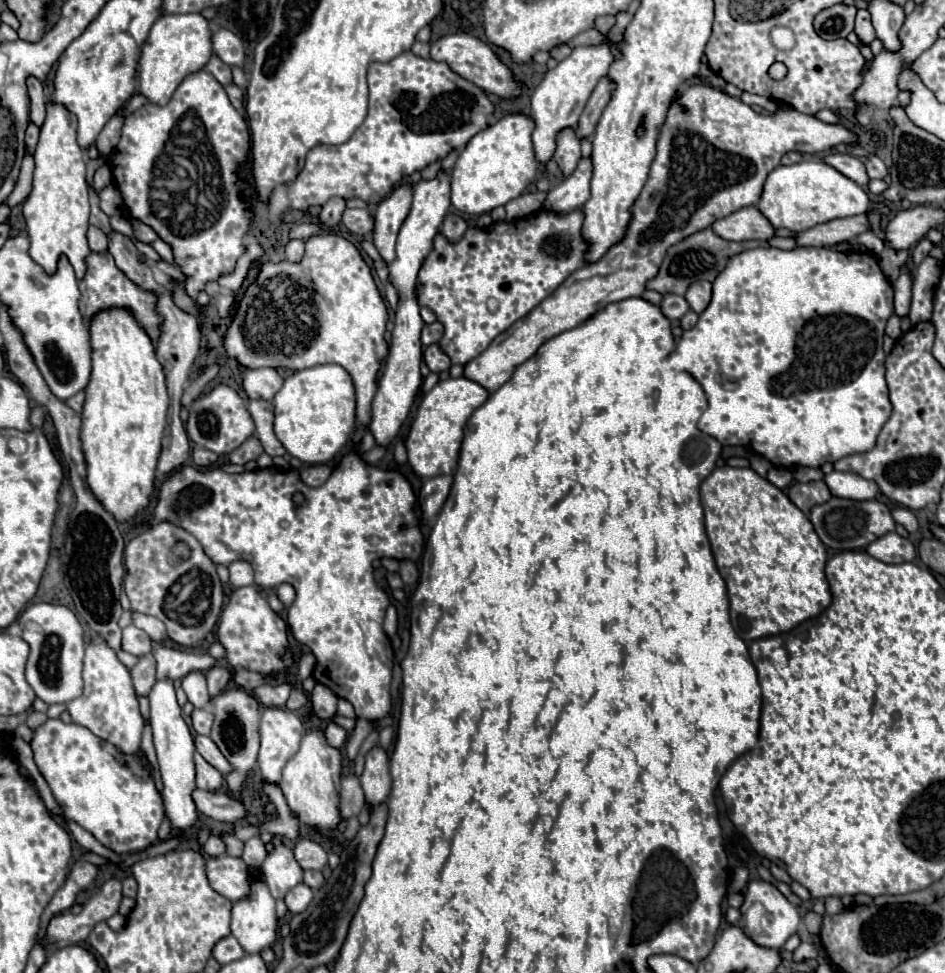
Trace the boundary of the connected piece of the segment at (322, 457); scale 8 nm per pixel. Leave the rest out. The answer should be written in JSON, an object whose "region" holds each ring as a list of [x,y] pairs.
{"region":[[[317,365],[295,371],[273,397],[275,435],[289,455],[307,465],[333,461],[355,429],[355,389],[341,365]]]}

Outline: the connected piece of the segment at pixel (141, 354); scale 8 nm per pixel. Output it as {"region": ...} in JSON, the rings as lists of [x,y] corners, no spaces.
{"region":[[[107,309],[97,313],[91,319],[89,333],[91,333],[91,351],[93,351],[91,353],[93,371],[91,371],[91,381],[85,389],[87,397],[81,419],[81,443],[87,463],[87,485],[97,497],[97,501],[117,521],[123,523],[141,513],[151,501],[161,439],[167,425],[169,397],[165,389],[163,369],[155,357],[155,345],[127,309]]]}

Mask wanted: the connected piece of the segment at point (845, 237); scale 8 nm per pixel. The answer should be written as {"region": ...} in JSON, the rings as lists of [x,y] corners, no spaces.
{"region":[[[865,215],[845,217],[845,219],[833,219],[821,225],[815,225],[811,229],[795,233],[797,245],[813,245],[813,247],[829,247],[841,241],[853,241],[857,235],[865,233],[869,229],[869,221]]]}

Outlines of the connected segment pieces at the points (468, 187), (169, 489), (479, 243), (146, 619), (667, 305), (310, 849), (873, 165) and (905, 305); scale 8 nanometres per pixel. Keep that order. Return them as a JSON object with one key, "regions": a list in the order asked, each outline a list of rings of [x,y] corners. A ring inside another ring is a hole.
{"regions":[[[[507,115],[485,131],[477,133],[459,153],[451,173],[451,203],[469,215],[489,213],[519,197],[537,177],[537,159],[531,145],[533,121],[523,115]]],[[[349,451],[347,455],[343,455],[343,459],[339,461],[339,465],[333,469],[331,477],[321,485],[321,487],[307,487],[301,479],[299,479],[299,473],[297,471],[291,471],[291,473],[281,473],[279,469],[271,467],[271,469],[259,469],[259,471],[245,471],[241,475],[231,475],[223,469],[197,469],[197,467],[191,467],[191,465],[183,465],[179,471],[175,471],[163,485],[161,485],[161,493],[159,493],[159,501],[157,501],[157,507],[155,507],[155,515],[149,523],[159,523],[159,521],[171,521],[175,525],[181,525],[183,529],[187,529],[191,535],[197,537],[197,541],[203,545],[205,553],[211,557],[213,563],[223,563],[223,565],[229,565],[233,563],[235,559],[243,559],[243,561],[249,561],[253,571],[255,571],[255,585],[261,587],[261,589],[275,589],[277,585],[281,583],[291,583],[297,591],[297,597],[295,597],[295,603],[289,607],[287,611],[287,625],[291,627],[295,639],[307,647],[311,647],[313,655],[317,657],[317,665],[315,665],[315,671],[313,671],[313,677],[315,681],[327,685],[337,697],[343,697],[347,701],[353,703],[355,707],[355,713],[357,717],[365,717],[365,719],[371,719],[371,721],[379,721],[383,719],[389,711],[391,711],[391,695],[389,695],[389,687],[391,687],[391,671],[393,671],[393,649],[391,649],[391,643],[387,639],[385,631],[383,631],[383,619],[385,619],[385,609],[387,605],[390,605],[388,595],[377,588],[375,585],[375,579],[373,579],[373,573],[369,573],[369,567],[371,561],[375,559],[383,559],[383,557],[393,557],[397,561],[403,561],[403,559],[409,559],[409,561],[417,561],[423,553],[423,533],[419,529],[419,517],[415,513],[415,493],[413,493],[413,487],[411,483],[407,481],[407,477],[399,471],[399,469],[379,469],[375,465],[369,465],[363,461],[361,453],[357,451]],[[295,493],[301,493],[305,497],[305,501],[301,505],[297,505],[293,501],[293,495]]],[[[579,209],[573,211],[573,213],[569,213],[569,215],[565,215],[565,217],[559,217],[559,215],[549,213],[549,211],[537,211],[537,213],[529,215],[527,219],[519,219],[519,221],[511,221],[511,223],[503,223],[503,221],[501,221],[501,223],[493,223],[493,225],[491,225],[489,229],[485,229],[485,231],[467,229],[465,237],[463,237],[459,243],[449,243],[441,233],[435,237],[433,251],[429,253],[429,257],[425,259],[425,263],[423,263],[423,267],[421,267],[421,271],[419,271],[419,289],[417,289],[417,295],[419,295],[419,303],[425,305],[425,307],[429,307],[429,309],[433,309],[435,315],[437,315],[437,319],[445,325],[445,333],[443,333],[443,337],[441,337],[441,349],[451,357],[453,363],[465,365],[465,363],[469,363],[471,359],[475,359],[477,355],[481,355],[481,353],[489,347],[489,343],[491,343],[499,333],[503,333],[505,329],[509,329],[517,319],[525,317],[535,305],[539,305],[545,297],[549,297],[575,269],[579,269],[579,267],[585,265],[583,255],[585,255],[585,251],[587,251],[587,243],[585,243],[583,237],[581,237],[581,225],[583,225],[583,213],[581,213]],[[489,299],[495,299],[495,301],[497,301],[497,309],[495,309],[495,311],[491,311],[491,309],[487,307],[487,301],[489,301]]],[[[131,611],[131,617],[133,617],[133,625],[139,627],[139,629],[143,629],[153,641],[161,643],[167,637],[167,629],[165,629],[165,625],[157,617],[135,613],[135,611]]],[[[663,295],[663,301],[659,303],[659,309],[661,313],[667,317],[667,319],[681,319],[687,311],[689,311],[689,303],[681,297],[681,295]]],[[[299,839],[293,853],[303,869],[323,869],[327,865],[325,849],[313,839]]],[[[871,155],[871,157],[867,159],[867,175],[869,175],[871,179],[885,179],[887,167],[883,165],[883,161],[881,161],[877,155]]],[[[901,267],[899,279],[893,283],[895,291],[895,315],[897,317],[907,317],[909,315],[909,305],[911,305],[911,273],[907,267]]]]}

